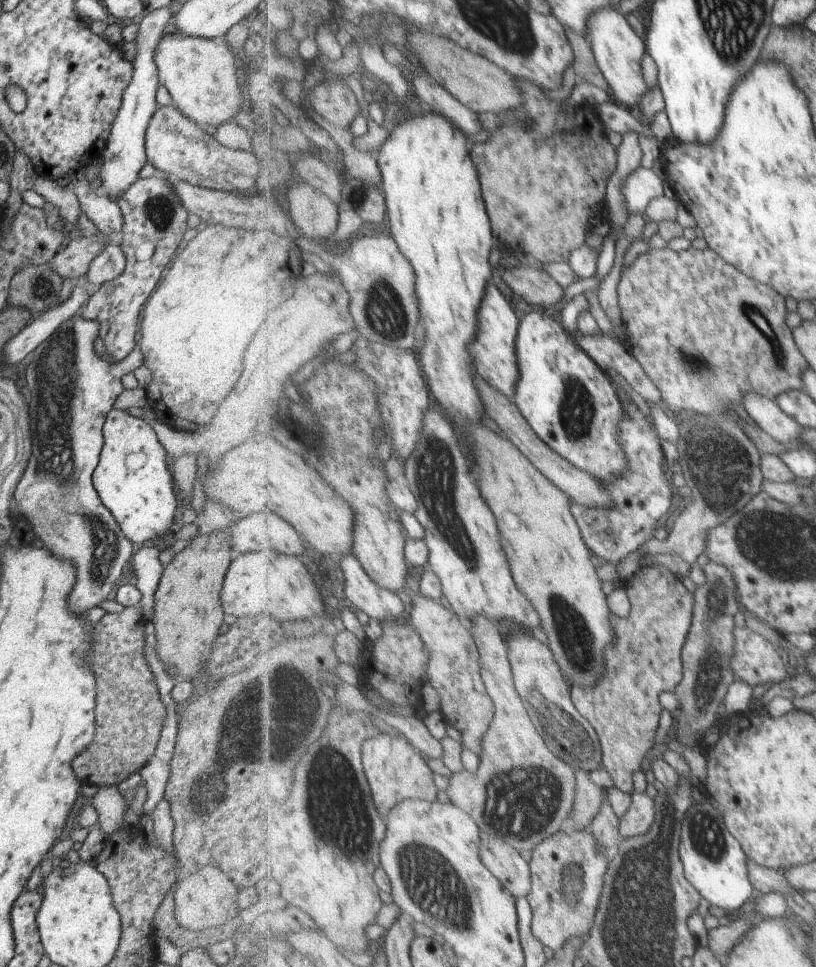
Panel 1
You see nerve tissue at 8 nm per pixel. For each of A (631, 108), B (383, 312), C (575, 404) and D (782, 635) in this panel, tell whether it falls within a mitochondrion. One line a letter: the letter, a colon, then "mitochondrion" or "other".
A: other
B: mitochondrion
C: mitochondrion
D: other

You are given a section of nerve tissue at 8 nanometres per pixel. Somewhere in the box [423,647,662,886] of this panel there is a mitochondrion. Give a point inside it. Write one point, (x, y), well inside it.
(517, 798)

